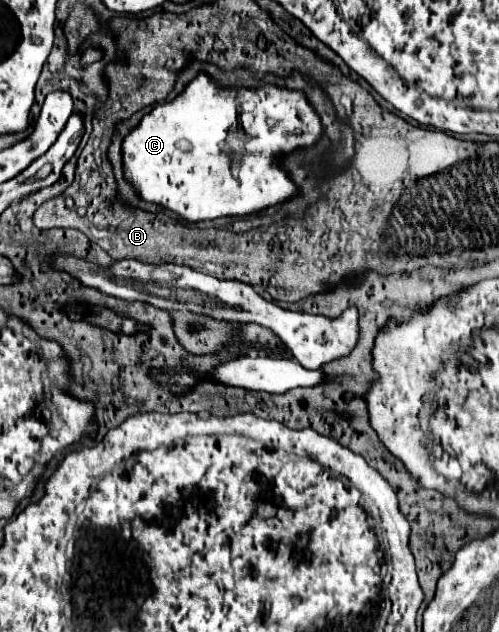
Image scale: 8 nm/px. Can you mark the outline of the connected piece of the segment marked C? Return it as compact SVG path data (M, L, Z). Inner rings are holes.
M201 73L199 77L195 77L195 81L191 81L191 83L187 85L187 89L185 89L179 97L175 97L175 99L169 101L169 103L159 103L159 105L157 105L149 115L145 115L145 117L141 119L141 123L125 137L125 141L123 141L125 177L129 179L129 183L137 189L137 193L139 193L145 201L159 203L159 205L163 205L163 207L167 207L167 209L179 213L179 215L185 217L187 221L193 221L193 223L195 223L195 221L203 221L203 219L217 219L217 217L223 217L223 215L239 215L239 217L243 217L243 215L249 215L249 213L257 213L257 211L261 211L261 209L265 209L265 207L269 207L269 205L283 203L285 199L289 199L291 195L297 193L295 183L279 169L277 157L283 155L283 153L291 153L291 151L297 149L297 147L313 145L313 143L321 137L321 133L323 133L323 131L321 131L321 121L319 121L317 113L315 113L313 107L307 103L307 99L305 99L305 95L303 95L301 91L287 91L287 89L281 89L281 87L275 87L275 85L265 85L265 87L255 89L255 91L249 91L249 89L243 89L243 87L239 87L239 89L223 89L217 81L213 81L211 77L207 77L205 73ZM239 101L259 101L259 103L257 103L255 111L251 111L251 113L241 113L241 115L239 115L239 113L237 113ZM237 125L241 125L241 127L245 129L245 133L247 133L249 137L253 137L253 141L251 141L251 151L245 155L245 161L233 165L233 163L229 161L227 151L225 151L225 143L227 143L229 131L235 129Z

